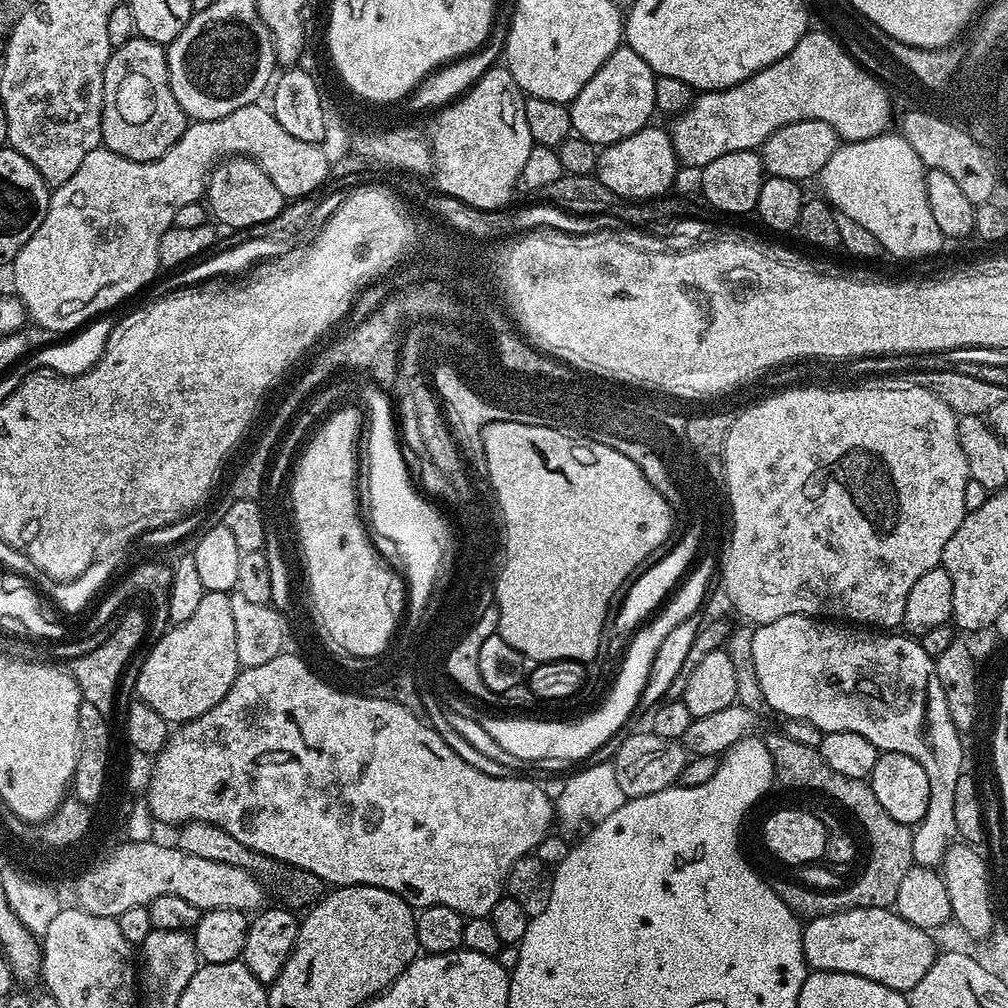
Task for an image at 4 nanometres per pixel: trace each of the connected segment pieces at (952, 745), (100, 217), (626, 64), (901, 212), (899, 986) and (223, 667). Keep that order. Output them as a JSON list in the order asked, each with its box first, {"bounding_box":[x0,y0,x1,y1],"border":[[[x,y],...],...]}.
[{"bounding_box":[753,614,966,868],"border":[[[790,614],[786,618],[759,625],[753,631],[754,670],[758,674],[758,686],[762,686],[765,705],[781,712],[781,717],[808,720],[818,726],[821,734],[838,730],[862,734],[862,738],[874,742],[876,748],[906,754],[906,758],[914,758],[914,762],[926,770],[926,778],[930,782],[930,802],[912,834],[912,859],[917,865],[936,868],[944,861],[946,850],[958,836],[954,822],[954,790],[958,787],[958,778],[966,772],[964,744],[960,741],[962,732],[950,718],[946,694],[942,694],[942,682],[938,682],[934,657],[922,650],[919,639],[908,634],[896,635],[900,634],[865,630],[828,618]]]},{"bounding_box":[10,102,328,334],"border":[[[260,102],[247,104],[238,110],[234,110],[234,114],[226,114],[217,120],[197,120],[189,123],[188,128],[182,134],[182,138],[178,138],[178,142],[174,142],[174,146],[170,146],[170,150],[166,150],[166,154],[162,154],[160,160],[134,162],[130,158],[122,158],[118,154],[114,154],[109,148],[103,146],[90,150],[90,154],[86,154],[85,160],[82,161],[82,166],[78,166],[78,171],[66,182],[55,185],[51,189],[48,197],[46,218],[42,218],[42,226],[38,226],[38,230],[34,230],[34,234],[30,234],[30,242],[26,242],[26,246],[22,246],[22,250],[18,250],[18,254],[10,262],[12,284],[16,287],[13,288],[14,295],[24,304],[27,319],[31,323],[33,320],[38,327],[45,328],[48,332],[72,334],[81,326],[87,325],[93,318],[99,317],[101,314],[111,313],[111,308],[118,307],[123,300],[130,299],[135,292],[142,291],[155,278],[156,272],[158,273],[160,268],[158,242],[162,242],[162,234],[166,234],[166,230],[173,227],[174,214],[178,214],[178,210],[182,210],[182,206],[195,204],[205,195],[208,178],[211,176],[213,168],[220,163],[222,157],[249,156],[254,162],[258,162],[258,166],[262,166],[262,170],[266,170],[266,174],[270,174],[270,182],[274,182],[274,186],[278,186],[278,190],[282,190],[285,198],[313,195],[317,191],[315,188],[328,176],[327,154],[323,152],[323,147],[320,144],[302,142],[298,138],[294,138],[294,134],[286,134],[286,130],[282,130],[282,126],[278,126],[278,122],[272,117],[271,111],[265,105],[263,108],[262,105],[263,103]]]},{"bounding_box":[568,46,657,146],"border":[[[621,46],[598,66],[598,74],[578,90],[571,100],[568,113],[572,119],[572,130],[586,142],[597,146],[622,142],[622,138],[630,138],[630,134],[638,134],[638,130],[649,127],[651,116],[656,112],[654,102],[654,82],[657,75],[634,50]]]},{"bounding_box":[818,134,946,260],"border":[[[885,134],[869,140],[853,140],[837,147],[836,153],[826,162],[820,172],[818,183],[823,199],[832,205],[839,215],[854,218],[858,226],[870,230],[878,238],[881,249],[892,256],[901,256],[904,260],[916,260],[919,256],[932,256],[943,244],[946,237],[934,222],[930,214],[930,202],[926,198],[926,167],[914,148],[902,135]]]},{"bounding_box":[802,908,938,994],"border":[[[848,908],[844,912],[831,912],[807,921],[802,931],[804,961],[809,969],[858,974],[905,994],[918,985],[938,955],[937,949],[932,949],[933,933],[906,922],[892,908]]]},{"bounding_box":[135,592,241,726],"border":[[[205,592],[202,602],[198,602],[194,614],[190,614],[190,618],[186,618],[186,622],[181,624],[172,624],[168,631],[164,633],[162,639],[155,641],[151,645],[152,649],[148,652],[148,657],[140,664],[140,673],[136,676],[136,693],[135,695],[146,706],[150,706],[150,710],[158,710],[158,714],[162,714],[162,718],[167,720],[169,725],[179,726],[198,718],[202,714],[206,714],[206,710],[214,710],[214,706],[218,706],[218,702],[222,702],[222,698],[226,698],[226,694],[230,690],[230,686],[234,682],[237,672],[241,671],[238,662],[238,646],[234,643],[234,613],[230,610],[231,595],[227,592]]]}]

